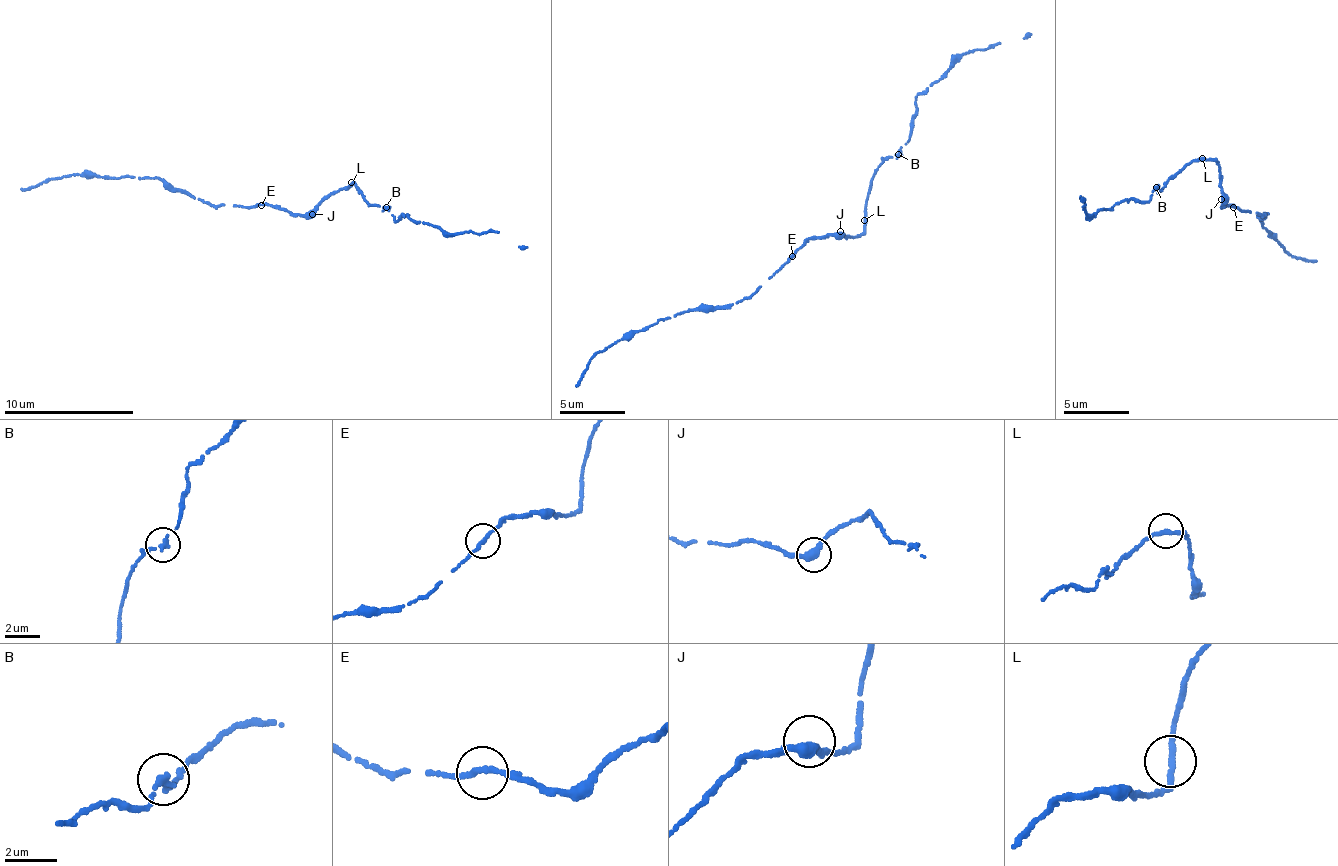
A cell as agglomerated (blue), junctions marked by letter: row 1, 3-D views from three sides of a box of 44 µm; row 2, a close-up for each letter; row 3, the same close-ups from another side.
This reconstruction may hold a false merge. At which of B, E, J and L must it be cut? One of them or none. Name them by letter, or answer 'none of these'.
none of these

